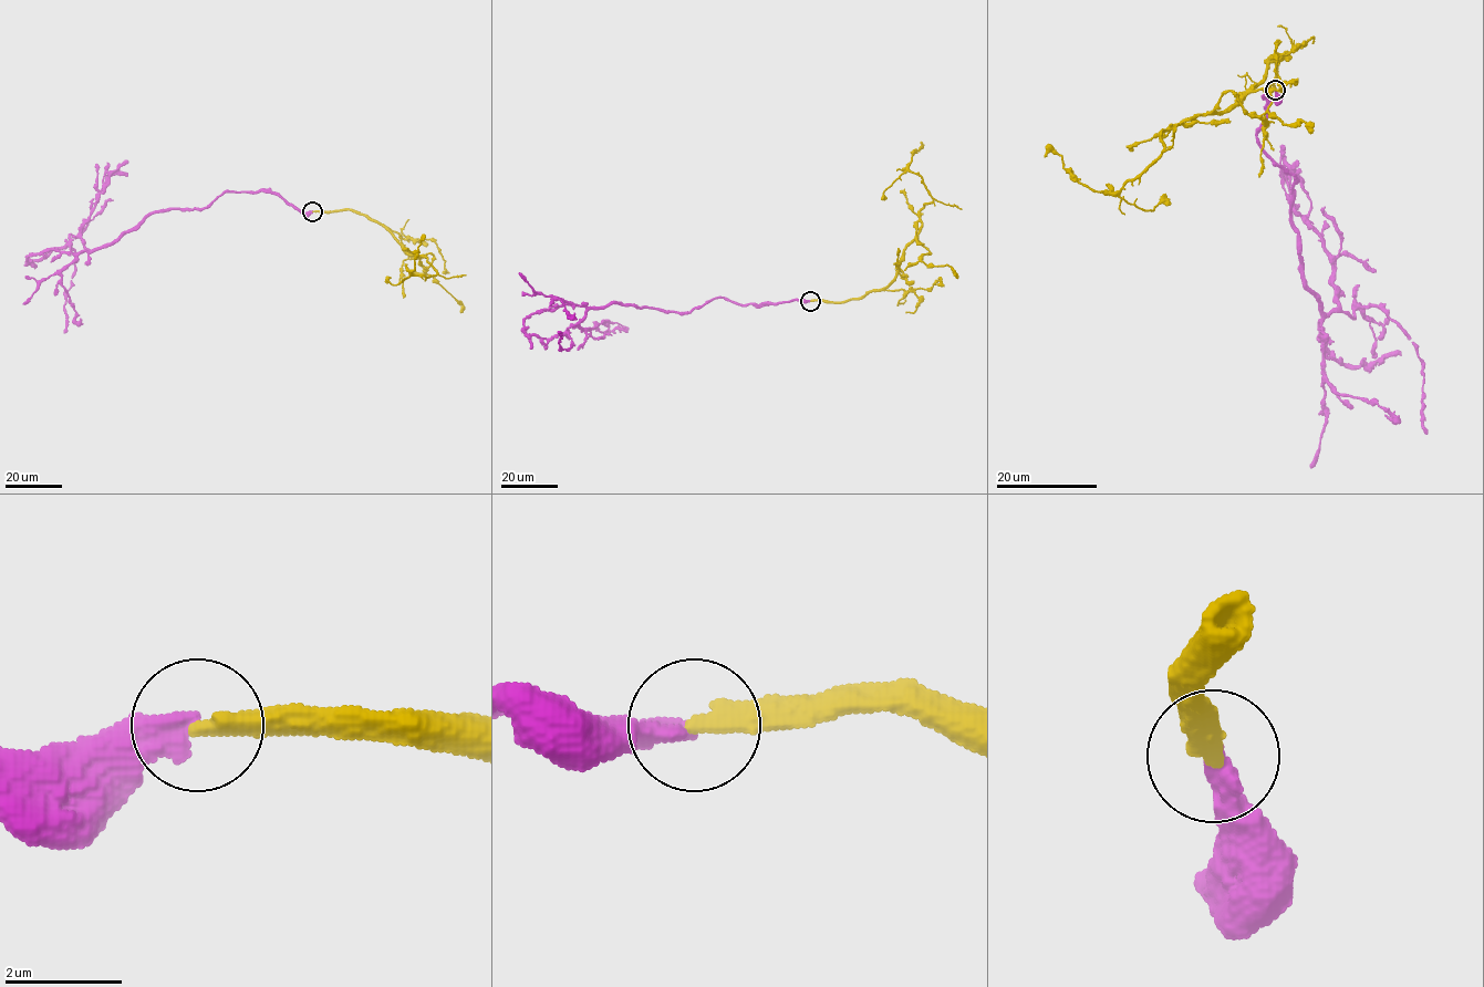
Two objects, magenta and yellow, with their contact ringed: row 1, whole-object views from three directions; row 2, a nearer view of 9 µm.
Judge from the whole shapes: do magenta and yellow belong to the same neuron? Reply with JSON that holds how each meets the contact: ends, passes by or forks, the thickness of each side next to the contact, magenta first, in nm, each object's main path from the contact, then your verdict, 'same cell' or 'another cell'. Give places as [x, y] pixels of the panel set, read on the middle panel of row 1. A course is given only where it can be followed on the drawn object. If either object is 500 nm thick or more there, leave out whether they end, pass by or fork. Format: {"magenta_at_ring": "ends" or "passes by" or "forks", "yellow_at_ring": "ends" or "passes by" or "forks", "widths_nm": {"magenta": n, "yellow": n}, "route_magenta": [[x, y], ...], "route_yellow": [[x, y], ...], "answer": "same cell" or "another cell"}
{"magenta_at_ring": "ends", "yellow_at_ring": "ends", "widths_nm": {"magenta": 420, "yellow": 360}, "route_magenta": [[810, 301], [737, 304], [722, 298], [674, 312], [619, 302], [592, 307], [568, 328], [566, 349], [558, 332]], "route_yellow": [[810, 300], [862, 298], [892, 281], [917, 235], [919, 213], [932, 201], [922, 177], [909, 167], [921, 142]], "answer": "another cell"}

